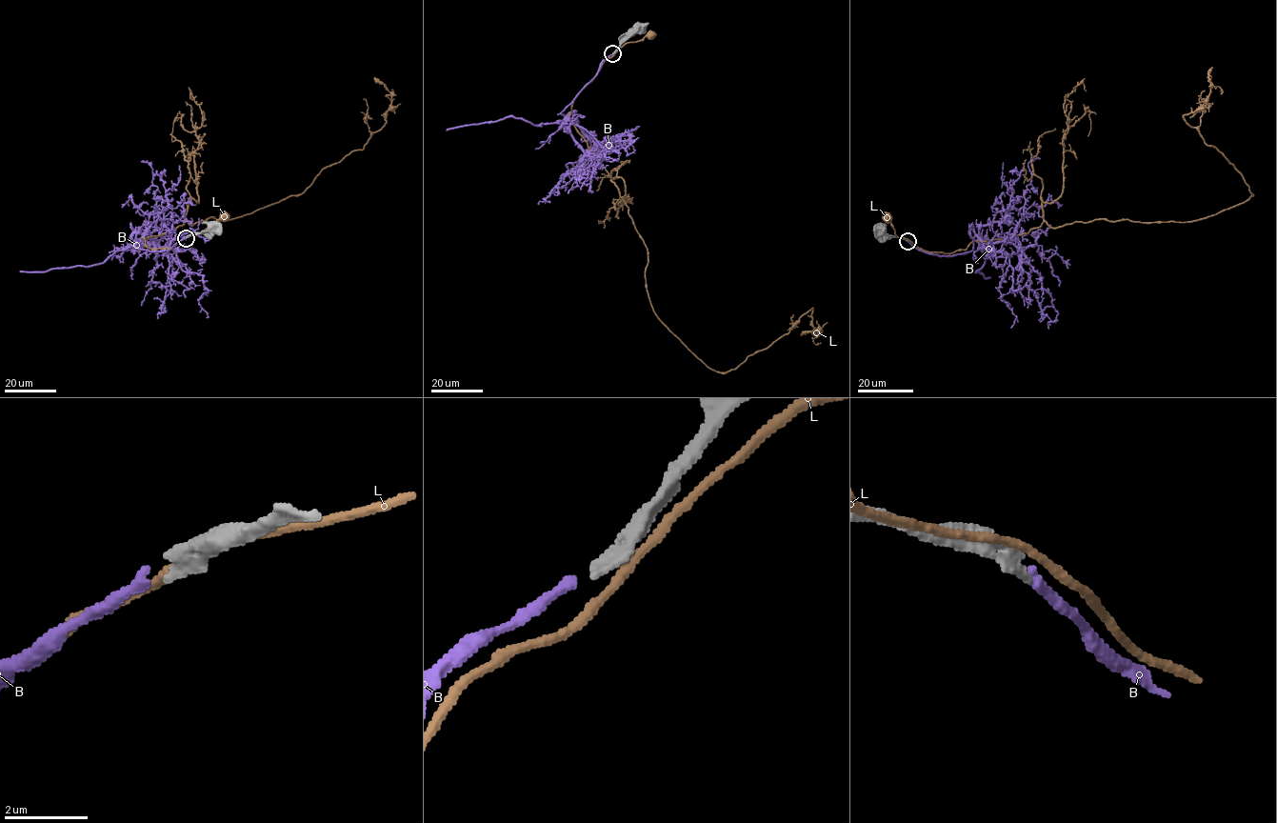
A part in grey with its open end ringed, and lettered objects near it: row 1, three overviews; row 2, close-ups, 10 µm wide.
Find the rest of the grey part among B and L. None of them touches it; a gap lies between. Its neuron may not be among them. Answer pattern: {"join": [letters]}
{"join": ["B"]}

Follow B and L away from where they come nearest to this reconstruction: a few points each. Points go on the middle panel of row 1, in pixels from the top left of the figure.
B: (611, 54), (561, 113), (582, 127), (602, 147), (629, 138), (634, 140), (626, 150), (629, 154), (633, 149)
L: (612, 55), (626, 44), (650, 35)

